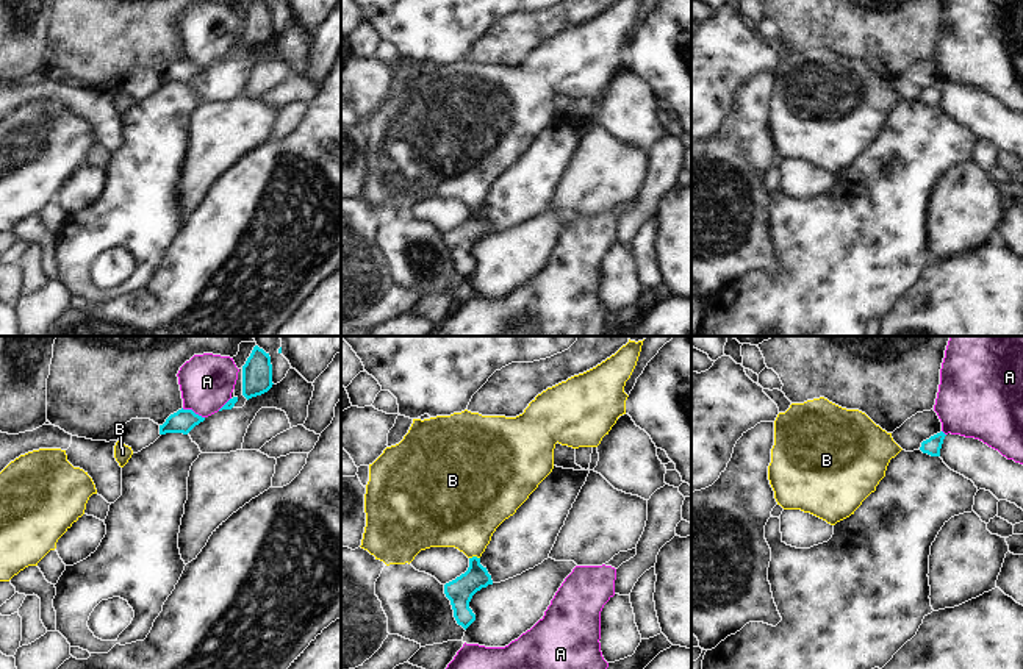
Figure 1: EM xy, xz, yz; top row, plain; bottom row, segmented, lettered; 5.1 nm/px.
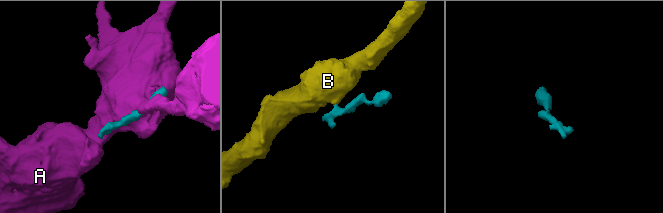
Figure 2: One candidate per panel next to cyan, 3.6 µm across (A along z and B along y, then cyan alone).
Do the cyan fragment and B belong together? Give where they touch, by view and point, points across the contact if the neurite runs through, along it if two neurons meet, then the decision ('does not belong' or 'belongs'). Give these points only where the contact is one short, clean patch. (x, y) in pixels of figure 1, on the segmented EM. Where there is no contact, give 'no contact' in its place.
xz (474, 557) | across xz (460, 591), (474, 577), (474, 557), (471, 532), (462, 510) | belongs

